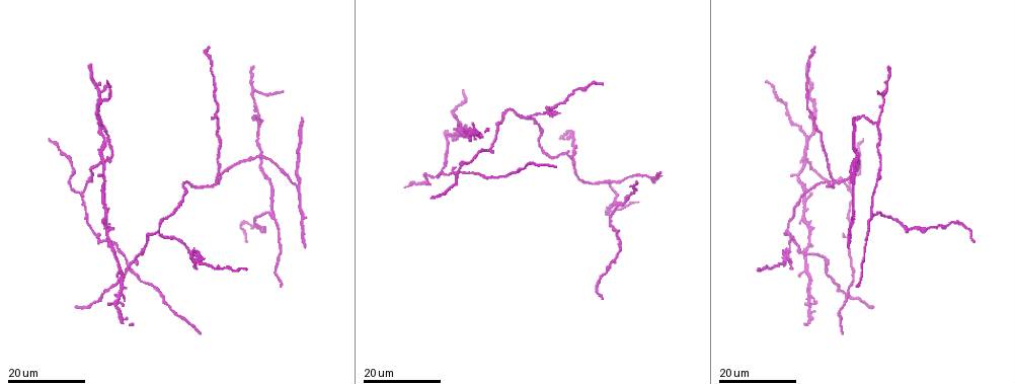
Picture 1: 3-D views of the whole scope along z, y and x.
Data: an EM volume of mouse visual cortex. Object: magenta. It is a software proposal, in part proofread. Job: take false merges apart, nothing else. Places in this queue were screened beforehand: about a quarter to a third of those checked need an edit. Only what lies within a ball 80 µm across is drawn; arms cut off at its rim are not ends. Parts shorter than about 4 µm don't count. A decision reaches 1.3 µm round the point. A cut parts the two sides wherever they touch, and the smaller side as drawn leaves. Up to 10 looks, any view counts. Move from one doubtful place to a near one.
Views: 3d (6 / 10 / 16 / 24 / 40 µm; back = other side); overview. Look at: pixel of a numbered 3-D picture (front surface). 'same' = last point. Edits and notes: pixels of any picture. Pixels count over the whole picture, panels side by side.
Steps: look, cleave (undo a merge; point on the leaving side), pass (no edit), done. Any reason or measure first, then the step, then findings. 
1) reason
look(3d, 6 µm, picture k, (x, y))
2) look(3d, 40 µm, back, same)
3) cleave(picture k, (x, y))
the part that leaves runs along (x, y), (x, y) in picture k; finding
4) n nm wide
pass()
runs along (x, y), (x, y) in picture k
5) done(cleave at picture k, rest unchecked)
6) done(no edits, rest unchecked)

arms run side by side
look(3d, 16 µm, picture 1, (101, 161))

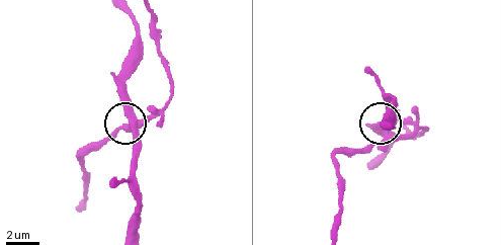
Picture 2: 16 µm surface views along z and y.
look(3d, 10 µm, picture 2, (388, 132))

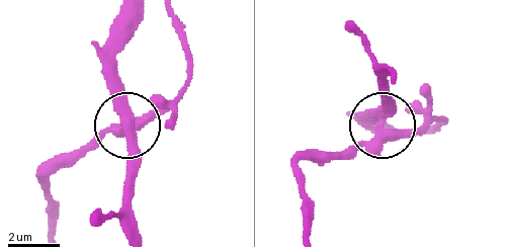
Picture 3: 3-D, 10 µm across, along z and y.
380 nm wide
cleave(picture 3, (133, 153))
the part that leaves runs along (120, 132), (132, 145), (132, 236) in picture 3; a second neuron is stuck on

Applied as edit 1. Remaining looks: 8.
look(3d, 24 µm, picture 1, (872, 213))

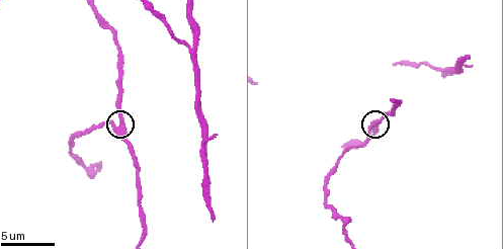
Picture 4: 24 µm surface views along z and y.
closer look
look(3d, 6 µm, picture 4, (370, 128))

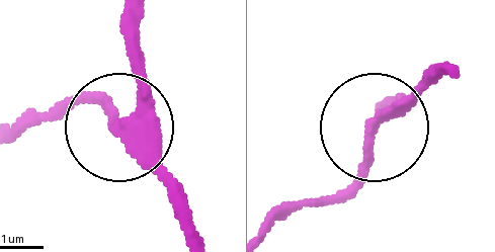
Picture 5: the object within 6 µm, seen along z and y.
cleave(picture 5, (67, 102))
two neurons meet here

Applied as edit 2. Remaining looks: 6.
three-way junction
look(3d, 16 µm, picture 1, (217, 181))

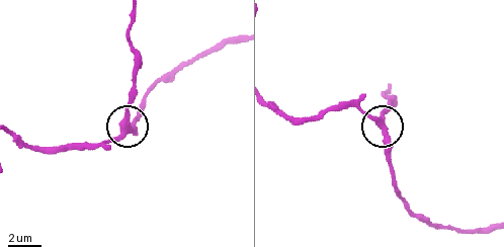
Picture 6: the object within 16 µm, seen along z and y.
closer look
look(3d, 6 µm, picture 6, (128, 126))

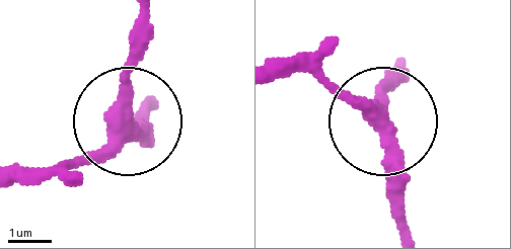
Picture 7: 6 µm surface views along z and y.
from behind
look(3d, 6 µm, back, picture 7, (127, 121))

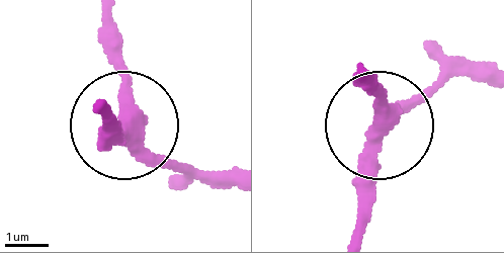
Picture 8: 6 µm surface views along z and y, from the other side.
370 nm wide
pass()
runs along (487, 81), (443, 74), (378, 125), (378, 74) in picture 8; one neuron here

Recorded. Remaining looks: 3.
arms part here
look(3d, 24 µm, picture 1, (608, 210))

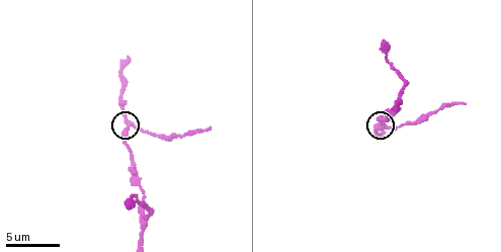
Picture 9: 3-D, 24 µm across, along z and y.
closer look
look(3d, 6 µm, picture 9, (127, 123))

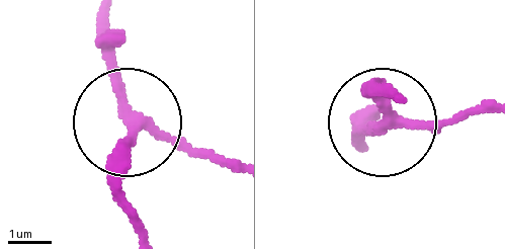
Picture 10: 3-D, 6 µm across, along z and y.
pass()
runs along (142, 224), (115, 180), (127, 93), (108, 20) in picture 10; all the same neuron

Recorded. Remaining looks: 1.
done(cleave at picture 3, cleave at picture 5, rest unchecked)

